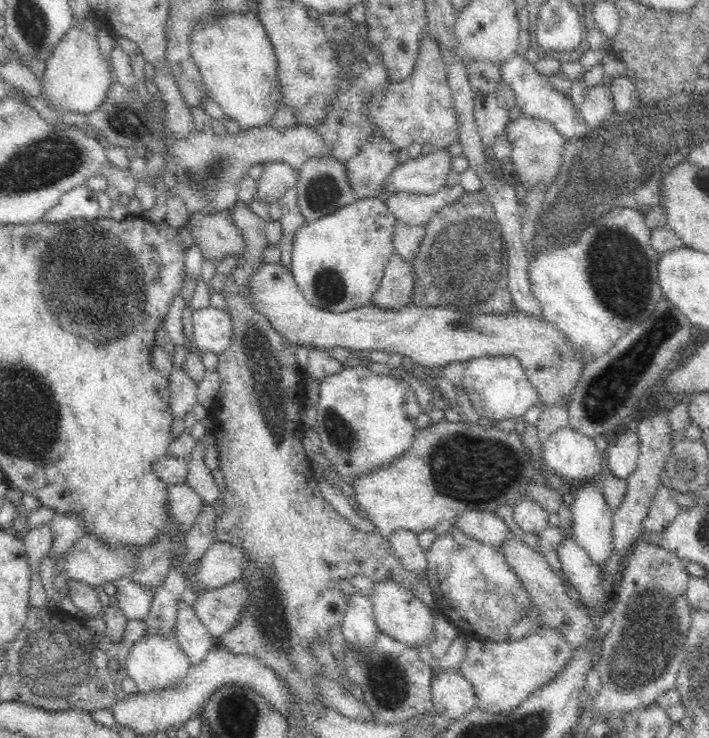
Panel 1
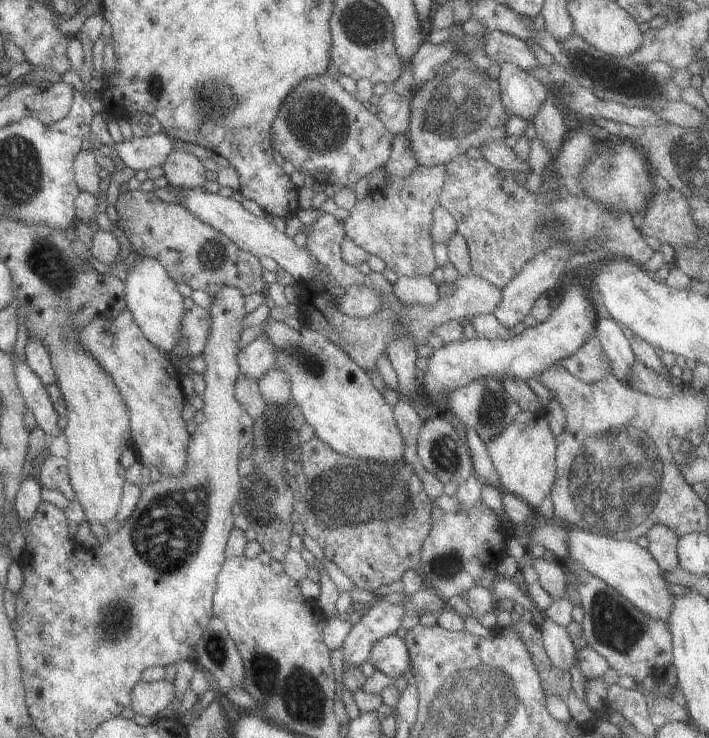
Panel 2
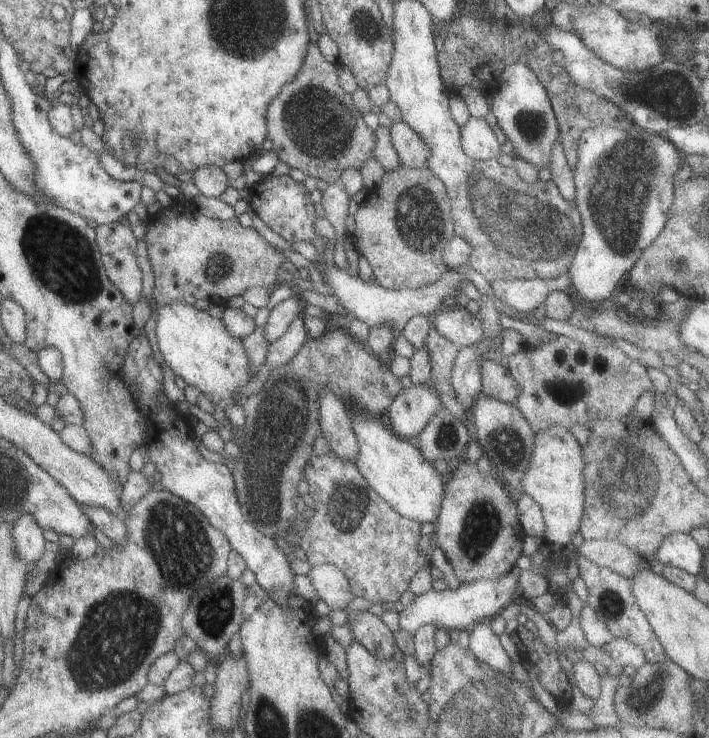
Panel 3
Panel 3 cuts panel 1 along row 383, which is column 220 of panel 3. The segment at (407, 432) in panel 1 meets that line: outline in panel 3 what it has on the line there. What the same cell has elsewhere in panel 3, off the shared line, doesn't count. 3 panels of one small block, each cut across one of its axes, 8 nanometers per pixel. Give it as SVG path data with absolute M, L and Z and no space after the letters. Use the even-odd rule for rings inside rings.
M167 300L165 304L159 304L159 302L153 302L153 316L155 316L155 346L157 350L161 352L161 358L165 362L165 366L179 378L185 380L187 386L193 386L195 390L201 392L207 392L211 402L213 404L221 404L223 410L229 406L229 404L239 404L233 400L233 392L241 390L243 384L249 382L249 376L247 376L247 358L243 354L243 348L241 348L241 340L233 340L223 324L219 320L213 320L209 318L207 312L201 312L197 310L195 306L183 302L183 300Z

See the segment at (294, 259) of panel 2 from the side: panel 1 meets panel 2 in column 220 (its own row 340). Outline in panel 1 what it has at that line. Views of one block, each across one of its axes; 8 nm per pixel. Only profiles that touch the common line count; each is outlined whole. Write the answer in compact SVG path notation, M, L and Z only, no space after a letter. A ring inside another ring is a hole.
M204 308L192 312L192 328L198 350L212 354L226 354L234 342L234 328L230 314L220 308Z

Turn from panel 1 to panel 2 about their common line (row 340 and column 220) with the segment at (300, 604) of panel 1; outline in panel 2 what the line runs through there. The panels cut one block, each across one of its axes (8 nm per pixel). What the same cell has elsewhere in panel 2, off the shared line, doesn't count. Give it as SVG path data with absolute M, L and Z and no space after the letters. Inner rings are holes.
M127 190L119 194L115 210L121 220L117 220L117 228L125 234L133 252L155 258L175 284L183 282L191 290L201 290L207 296L215 294L221 286L237 288L243 298L265 292L267 284L261 280L263 268L259 258L237 250L229 238L213 230L209 224L193 218L193 214L189 214L183 206L167 204L159 200L155 192Z

